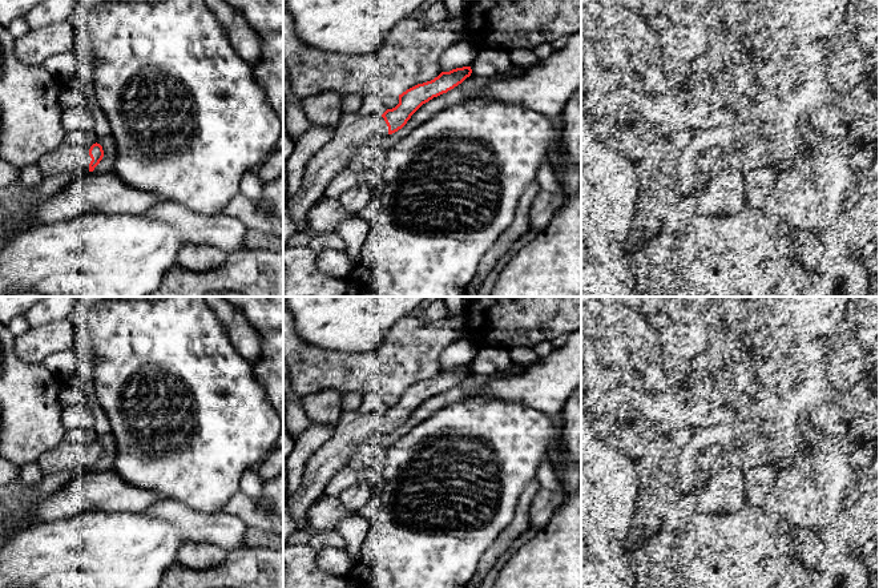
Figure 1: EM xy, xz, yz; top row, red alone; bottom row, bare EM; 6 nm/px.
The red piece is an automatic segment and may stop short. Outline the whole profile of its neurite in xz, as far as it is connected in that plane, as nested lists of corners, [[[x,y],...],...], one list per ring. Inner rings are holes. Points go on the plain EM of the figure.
[[[471,365],[441,370],[434,378],[399,392],[399,402],[382,414],[367,416],[359,410],[343,411],[332,438],[307,460],[302,483],[286,504],[286,514],[293,519],[294,531],[305,528],[309,508],[324,496],[328,482],[344,468],[360,446],[374,443],[379,436],[402,427],[423,402],[453,387],[471,371]]]

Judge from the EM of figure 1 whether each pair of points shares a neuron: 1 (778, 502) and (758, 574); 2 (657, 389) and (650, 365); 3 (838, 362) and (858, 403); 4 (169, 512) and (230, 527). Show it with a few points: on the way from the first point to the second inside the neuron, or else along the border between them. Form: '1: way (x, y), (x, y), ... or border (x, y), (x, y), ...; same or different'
1: border (762, 506), (789, 528); different
2: way (657, 383), (650, 370); same
3: border (865, 369), (865, 375), (850, 389); different
4: way (184, 516), (197, 527), (216, 527); same

